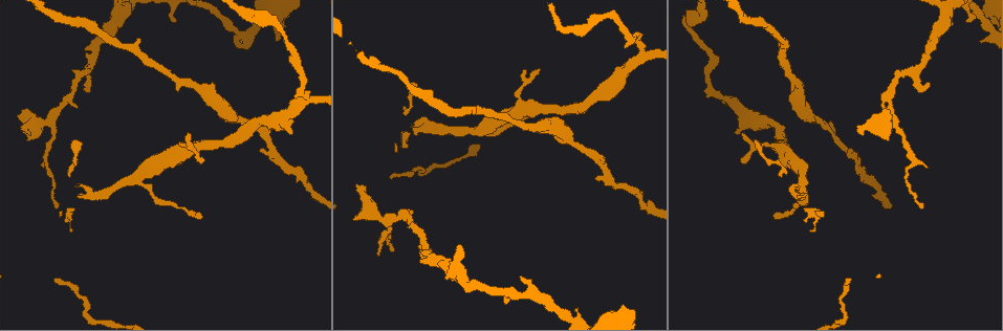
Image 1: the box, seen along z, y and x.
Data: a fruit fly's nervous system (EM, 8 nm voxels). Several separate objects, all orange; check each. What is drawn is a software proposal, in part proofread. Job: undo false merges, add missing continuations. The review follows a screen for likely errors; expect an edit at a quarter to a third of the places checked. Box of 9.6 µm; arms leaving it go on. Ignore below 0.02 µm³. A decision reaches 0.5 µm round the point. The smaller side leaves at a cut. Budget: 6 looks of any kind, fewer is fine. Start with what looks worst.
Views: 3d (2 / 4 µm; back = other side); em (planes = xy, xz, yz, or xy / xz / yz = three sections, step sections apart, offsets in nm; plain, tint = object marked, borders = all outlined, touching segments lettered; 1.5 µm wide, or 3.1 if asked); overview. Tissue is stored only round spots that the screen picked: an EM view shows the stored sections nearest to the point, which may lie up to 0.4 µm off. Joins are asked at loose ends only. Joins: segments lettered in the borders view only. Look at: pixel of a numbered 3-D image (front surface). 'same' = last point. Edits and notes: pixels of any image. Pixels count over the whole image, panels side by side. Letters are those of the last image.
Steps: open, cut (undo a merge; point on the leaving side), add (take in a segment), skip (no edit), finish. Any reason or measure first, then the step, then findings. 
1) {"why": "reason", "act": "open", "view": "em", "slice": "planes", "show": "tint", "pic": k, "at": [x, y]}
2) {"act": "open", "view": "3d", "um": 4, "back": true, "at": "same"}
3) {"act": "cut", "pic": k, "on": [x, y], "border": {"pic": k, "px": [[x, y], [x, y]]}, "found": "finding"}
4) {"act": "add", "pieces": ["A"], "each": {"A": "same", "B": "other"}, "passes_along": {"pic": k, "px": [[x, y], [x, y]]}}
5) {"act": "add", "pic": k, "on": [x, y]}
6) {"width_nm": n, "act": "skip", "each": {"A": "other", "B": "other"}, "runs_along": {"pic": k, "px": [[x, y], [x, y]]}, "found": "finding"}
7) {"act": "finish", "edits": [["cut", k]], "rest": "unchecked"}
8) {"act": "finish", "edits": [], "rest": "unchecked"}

{"why": "branch stops here", "act": "open", "view": "em", "slice": "planes", "show": "plain", "pic": 1, "at": [928, 82]}

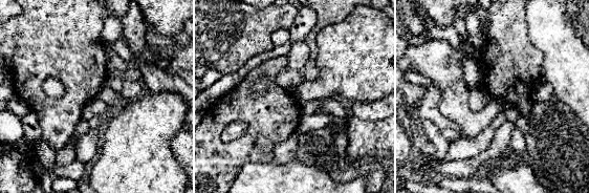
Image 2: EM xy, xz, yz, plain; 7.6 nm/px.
{"act": "open", "view": "em", "slice": "planes", "show": "tint", "at": "same"}

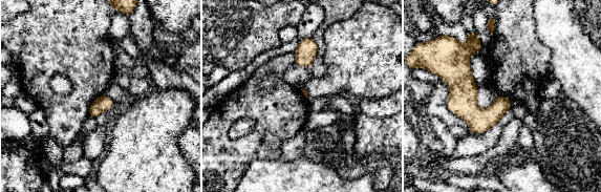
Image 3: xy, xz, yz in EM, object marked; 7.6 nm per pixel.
{"act": "open", "view": "em", "slice": "planes", "show": "borders", "at": "same"}

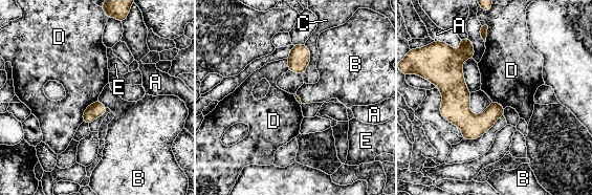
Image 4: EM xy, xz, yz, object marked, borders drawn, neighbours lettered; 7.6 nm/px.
{"act": "skip", "each": {"A": "other", "B": "other", "C": "other", "D": "other", "E": "other"}, "found": "none of them fits"}

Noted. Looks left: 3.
{"why": "arms part here", "act": "open", "view": "em", "slice": "xy", "step": 8, "show": "tint", "pic": 1, "at": [730, 100]}

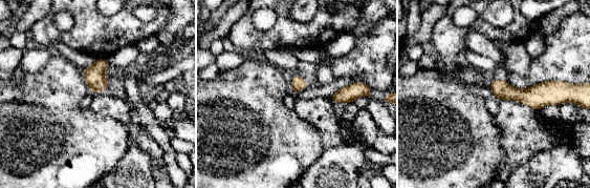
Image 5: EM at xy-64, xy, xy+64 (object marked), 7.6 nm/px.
{"act": "open", "view": "em", "slice": "xy", "step": 8, "show": "borders", "at": "same"}

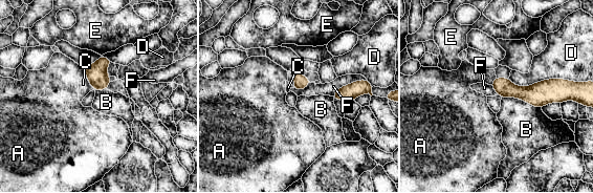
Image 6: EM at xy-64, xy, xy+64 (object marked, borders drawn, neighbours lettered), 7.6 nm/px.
{"act": "skip", "each": {"A": "other", "B": "other", "C": "other", "D": "other", "E": "other", "F": "other"}, "border": {"pic": 6, "px": [[508, 79], [520, 86], [568, 81]]}, "found": "all the same cell"}

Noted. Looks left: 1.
{"act": "finish", "edits": [], "rest": "unchecked"}

